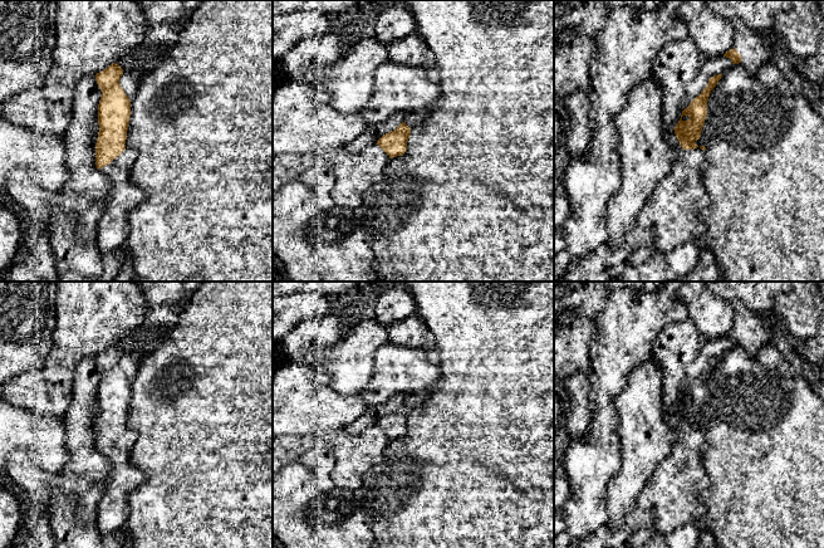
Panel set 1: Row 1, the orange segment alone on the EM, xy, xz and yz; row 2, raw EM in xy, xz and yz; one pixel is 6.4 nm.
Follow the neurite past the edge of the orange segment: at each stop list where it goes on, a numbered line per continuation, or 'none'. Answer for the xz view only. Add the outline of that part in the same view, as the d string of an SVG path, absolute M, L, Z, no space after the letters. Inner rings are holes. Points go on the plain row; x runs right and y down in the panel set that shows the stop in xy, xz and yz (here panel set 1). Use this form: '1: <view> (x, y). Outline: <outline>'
1: xz (413, 401). Outline: M417 393L417 395L409 395L404 397L404 405L409 410L416 410L421 407L428 398L428 393Z

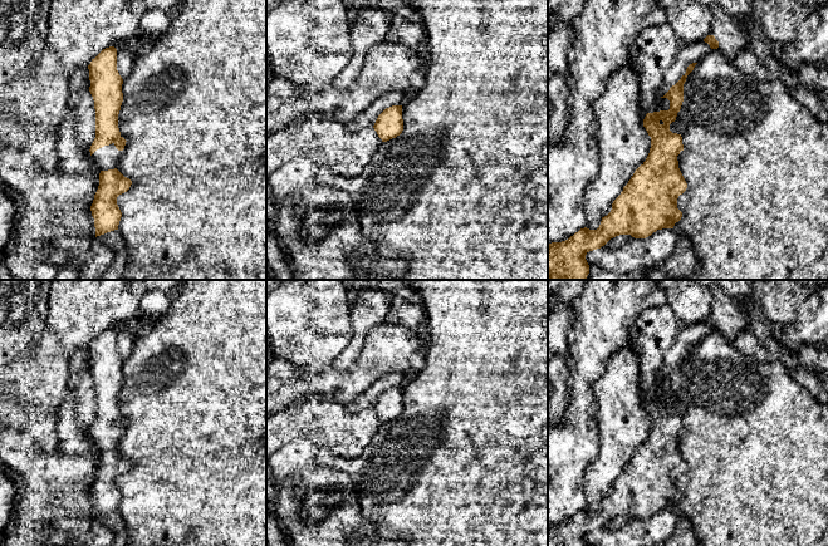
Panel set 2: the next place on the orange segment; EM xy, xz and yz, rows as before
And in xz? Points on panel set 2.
none

